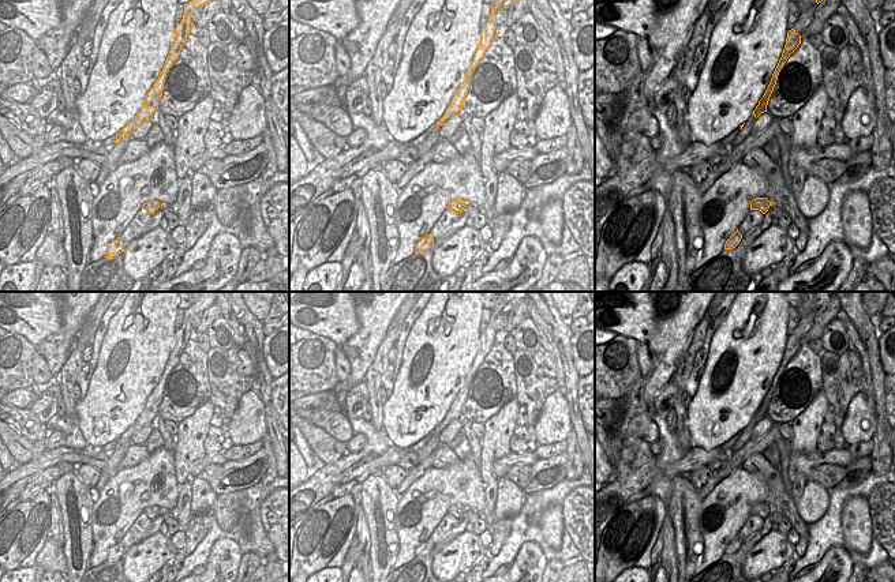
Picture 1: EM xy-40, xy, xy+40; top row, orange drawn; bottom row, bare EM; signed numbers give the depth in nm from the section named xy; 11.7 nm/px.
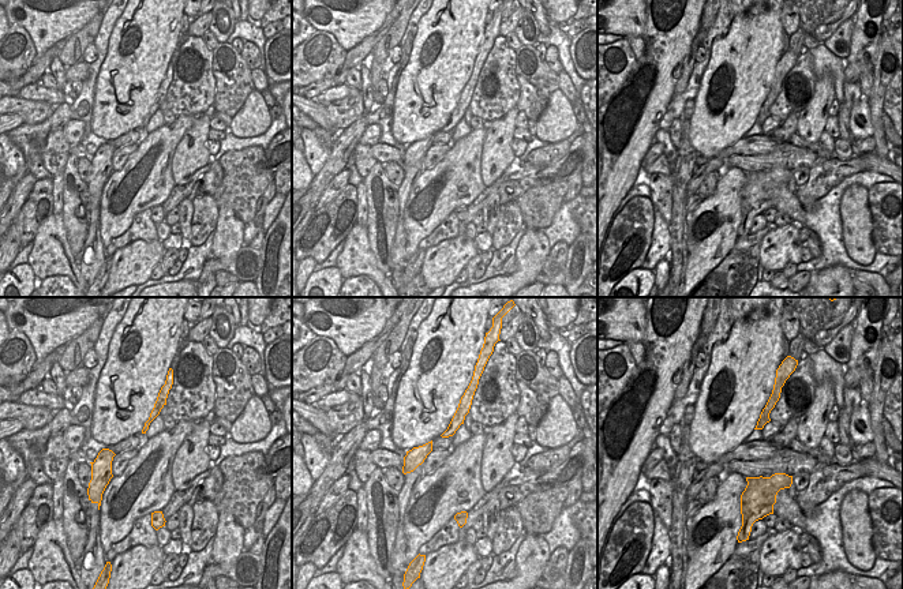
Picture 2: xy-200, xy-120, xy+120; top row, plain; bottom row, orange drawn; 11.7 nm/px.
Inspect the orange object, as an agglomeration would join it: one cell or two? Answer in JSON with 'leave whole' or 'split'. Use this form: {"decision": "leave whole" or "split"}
{"decision": "split"}

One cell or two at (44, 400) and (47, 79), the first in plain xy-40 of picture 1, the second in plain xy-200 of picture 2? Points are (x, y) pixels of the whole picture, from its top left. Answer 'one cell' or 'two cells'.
two cells

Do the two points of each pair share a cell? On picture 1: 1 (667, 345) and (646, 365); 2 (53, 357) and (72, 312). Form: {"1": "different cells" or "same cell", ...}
{"1": "different cells", "2": "same cell"}

